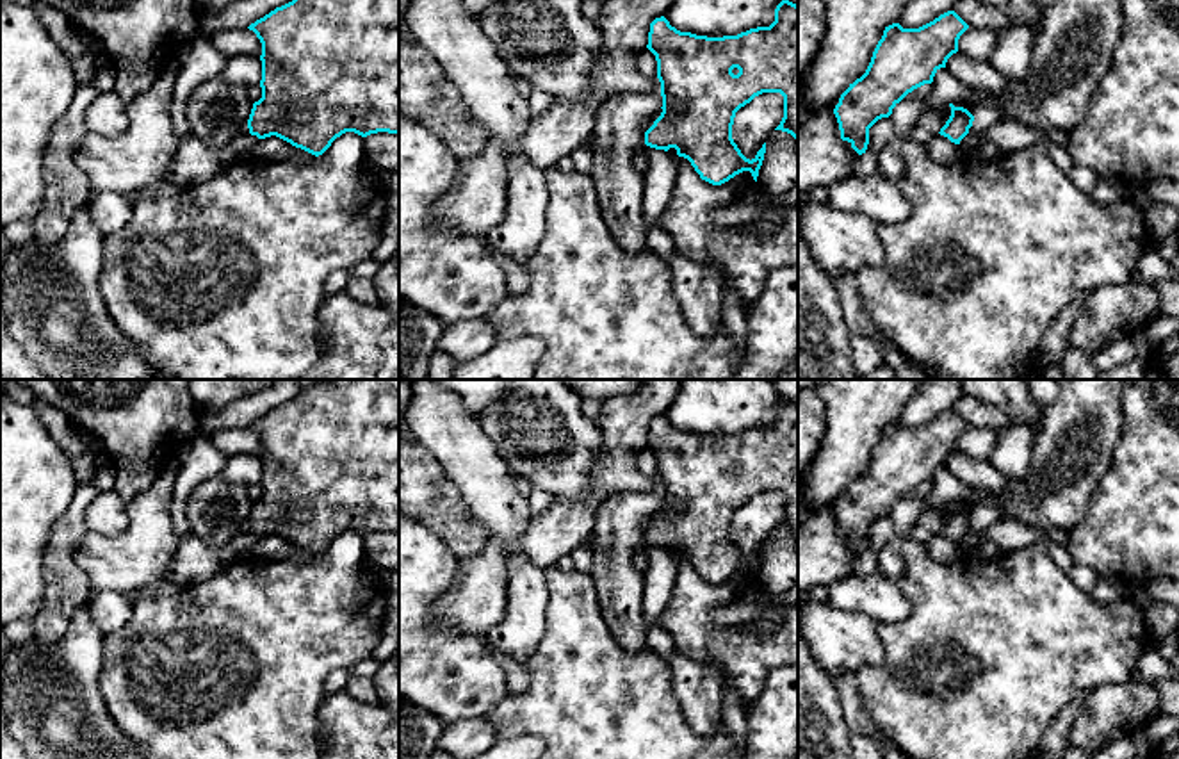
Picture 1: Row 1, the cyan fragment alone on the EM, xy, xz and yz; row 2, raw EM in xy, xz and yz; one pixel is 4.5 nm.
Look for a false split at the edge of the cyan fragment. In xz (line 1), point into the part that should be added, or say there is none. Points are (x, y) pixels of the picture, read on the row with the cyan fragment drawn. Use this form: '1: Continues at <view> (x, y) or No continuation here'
1: No continuation here

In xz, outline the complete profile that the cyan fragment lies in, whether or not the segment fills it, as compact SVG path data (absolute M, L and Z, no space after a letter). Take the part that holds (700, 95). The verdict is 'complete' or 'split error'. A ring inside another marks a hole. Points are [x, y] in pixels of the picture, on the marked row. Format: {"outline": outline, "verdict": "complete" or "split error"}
{"outline": "M782 0L769 27L737 36L707 37L680 32L661 16L650 23L646 48L655 55L661 82L663 112L645 132L645 144L655 150L677 150L691 162L702 180L721 185L743 171L757 182L766 143L750 160L732 139L736 112L762 93L784 96L784 118L775 130L791 134L798 143L798 5Z", "verdict": "complete"}

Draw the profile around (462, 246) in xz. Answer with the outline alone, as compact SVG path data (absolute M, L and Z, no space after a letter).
M399 114L399 298L443 326L484 319L508 298L508 280L486 237L447 237L429 228L433 205L456 180L459 160L427 126Z

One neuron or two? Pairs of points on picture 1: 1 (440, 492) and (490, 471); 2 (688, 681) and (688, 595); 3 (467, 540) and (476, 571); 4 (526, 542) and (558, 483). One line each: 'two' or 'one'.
1: two
2: two
3: two
4: two

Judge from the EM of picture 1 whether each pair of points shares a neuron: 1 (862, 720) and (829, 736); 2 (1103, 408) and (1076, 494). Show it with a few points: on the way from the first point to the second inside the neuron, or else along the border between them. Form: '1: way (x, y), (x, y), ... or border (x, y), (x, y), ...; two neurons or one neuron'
1: border (836, 686), (841, 697), (843, 720), (852, 733); two neurons
2: way (1103, 430), (1103, 453), (1094, 462), (1092, 473); one neuron

